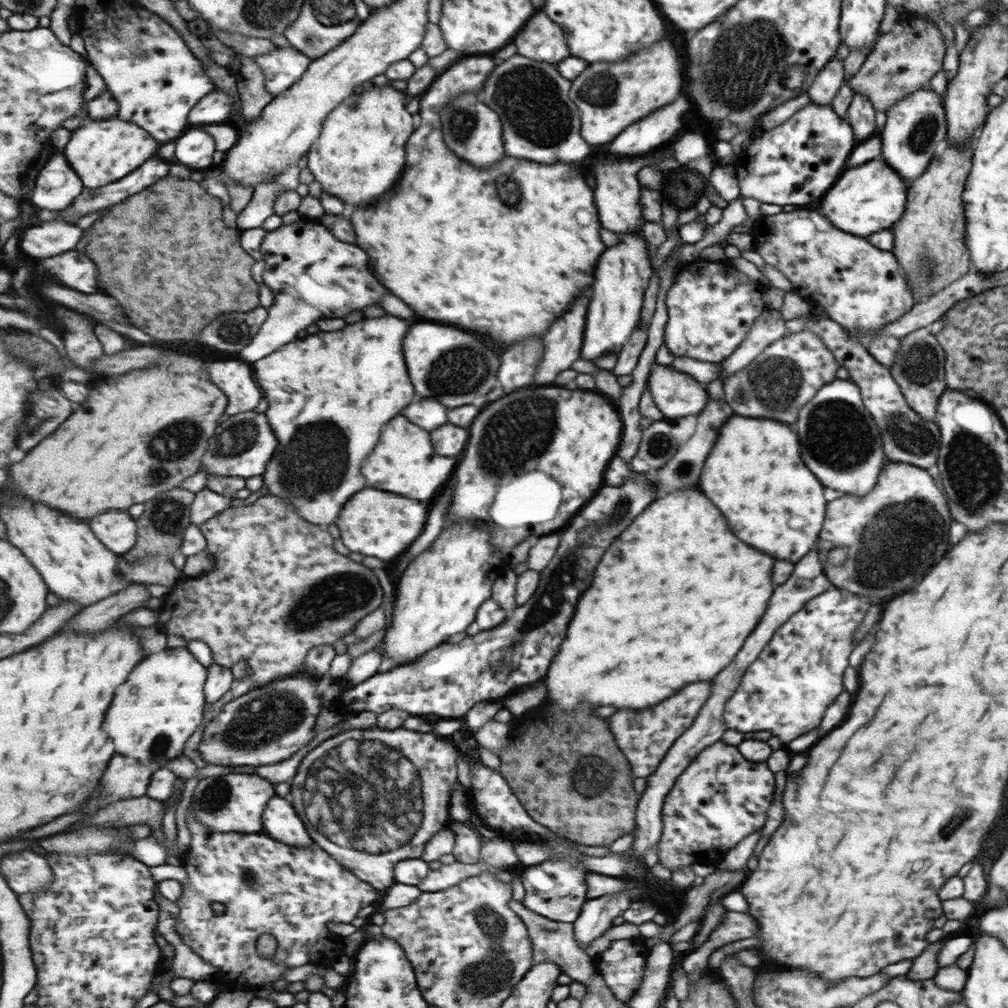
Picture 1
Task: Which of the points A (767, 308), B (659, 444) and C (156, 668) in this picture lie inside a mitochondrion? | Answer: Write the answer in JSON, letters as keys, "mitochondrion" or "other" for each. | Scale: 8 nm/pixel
{"A":"other","B":"mitochondrion","C":"other"}

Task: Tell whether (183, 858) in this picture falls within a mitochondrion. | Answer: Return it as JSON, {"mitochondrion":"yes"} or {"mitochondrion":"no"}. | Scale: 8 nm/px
{"mitochondrion":"no"}

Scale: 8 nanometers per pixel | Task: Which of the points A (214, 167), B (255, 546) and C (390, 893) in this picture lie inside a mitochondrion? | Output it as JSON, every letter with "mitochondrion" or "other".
{"A":"other","B":"other","C":"other"}

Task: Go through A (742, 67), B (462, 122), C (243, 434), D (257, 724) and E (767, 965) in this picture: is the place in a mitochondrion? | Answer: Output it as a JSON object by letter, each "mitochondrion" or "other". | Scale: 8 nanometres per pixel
{"A":"mitochondrion","B":"mitochondrion","C":"mitochondrion","D":"mitochondrion","E":"other"}

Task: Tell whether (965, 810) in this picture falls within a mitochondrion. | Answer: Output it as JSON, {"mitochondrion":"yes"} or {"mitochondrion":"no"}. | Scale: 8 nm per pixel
{"mitochondrion":"yes"}

